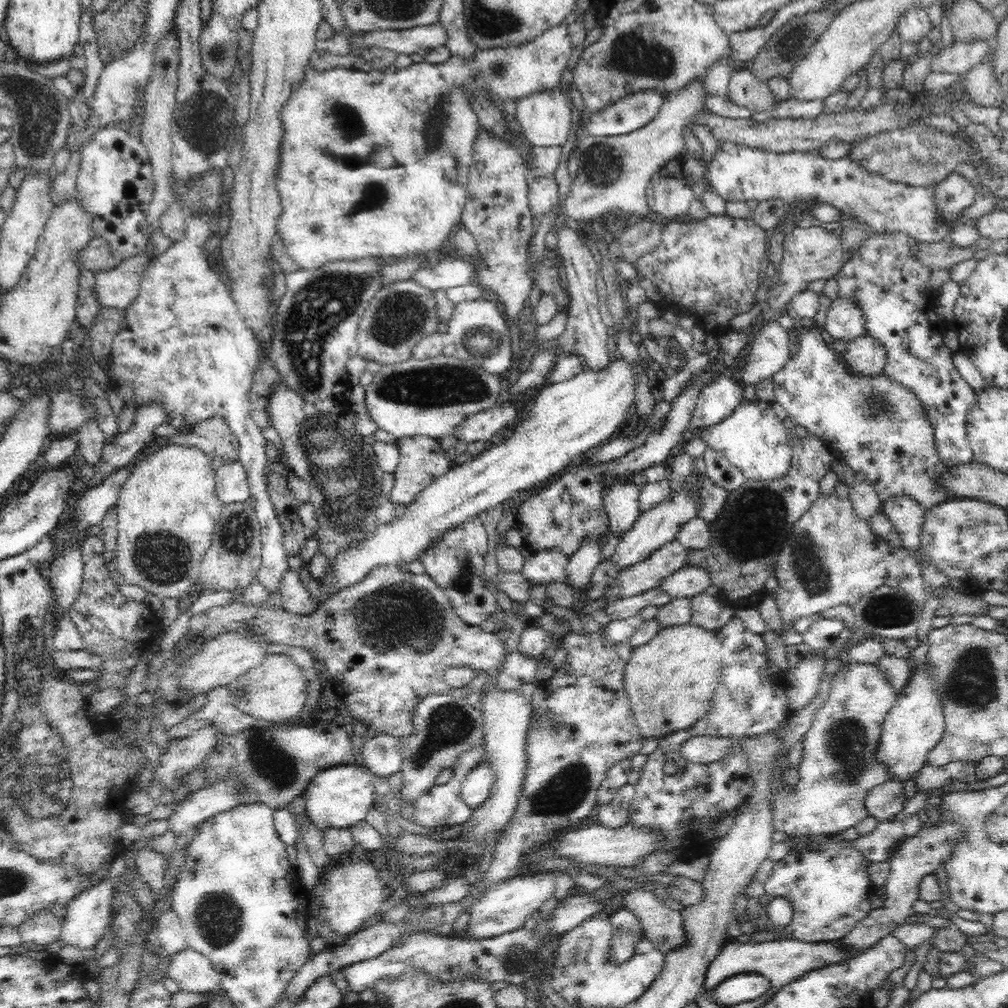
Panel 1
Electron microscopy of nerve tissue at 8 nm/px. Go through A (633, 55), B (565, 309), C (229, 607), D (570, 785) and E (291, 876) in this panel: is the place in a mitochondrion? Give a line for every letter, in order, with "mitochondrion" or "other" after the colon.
A: mitochondrion
B: other
C: other
D: mitochondrion
E: other

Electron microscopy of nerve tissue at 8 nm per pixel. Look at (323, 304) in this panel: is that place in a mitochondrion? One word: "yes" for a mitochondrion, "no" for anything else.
yes

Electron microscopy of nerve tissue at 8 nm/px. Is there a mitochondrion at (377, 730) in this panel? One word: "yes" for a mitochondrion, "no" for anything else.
no

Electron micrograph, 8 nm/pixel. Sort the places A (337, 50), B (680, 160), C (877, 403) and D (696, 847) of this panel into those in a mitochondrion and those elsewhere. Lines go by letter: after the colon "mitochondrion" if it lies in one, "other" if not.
A: other
B: other
C: mitochondrion
D: other

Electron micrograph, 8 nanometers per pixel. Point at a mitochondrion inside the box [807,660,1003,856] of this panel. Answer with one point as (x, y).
(846, 738)

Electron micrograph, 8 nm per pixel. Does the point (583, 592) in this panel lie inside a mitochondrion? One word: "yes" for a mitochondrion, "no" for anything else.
no

